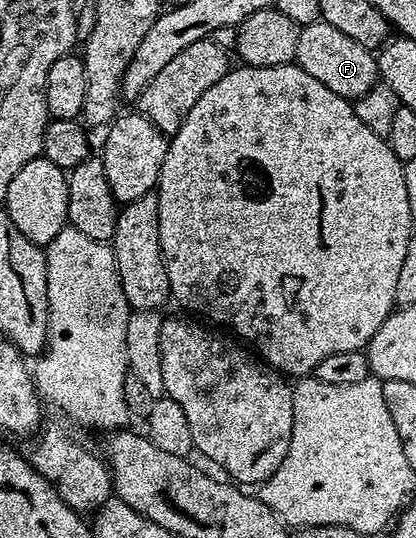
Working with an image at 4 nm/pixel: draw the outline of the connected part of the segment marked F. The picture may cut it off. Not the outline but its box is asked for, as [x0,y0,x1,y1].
[295,18,378,102]

